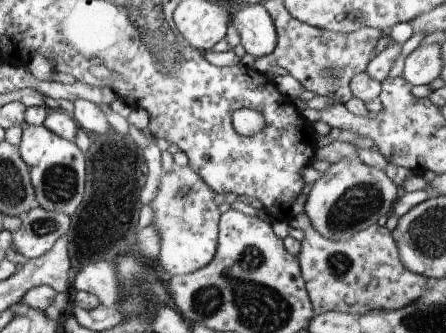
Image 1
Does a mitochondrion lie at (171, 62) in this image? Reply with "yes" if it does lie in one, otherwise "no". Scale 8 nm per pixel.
yes

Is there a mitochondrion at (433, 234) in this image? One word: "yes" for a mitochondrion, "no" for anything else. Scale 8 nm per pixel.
yes

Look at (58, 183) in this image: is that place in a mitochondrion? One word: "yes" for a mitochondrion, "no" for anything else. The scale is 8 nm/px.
yes

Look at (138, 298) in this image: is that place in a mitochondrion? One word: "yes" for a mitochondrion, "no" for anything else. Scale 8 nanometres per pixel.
yes

